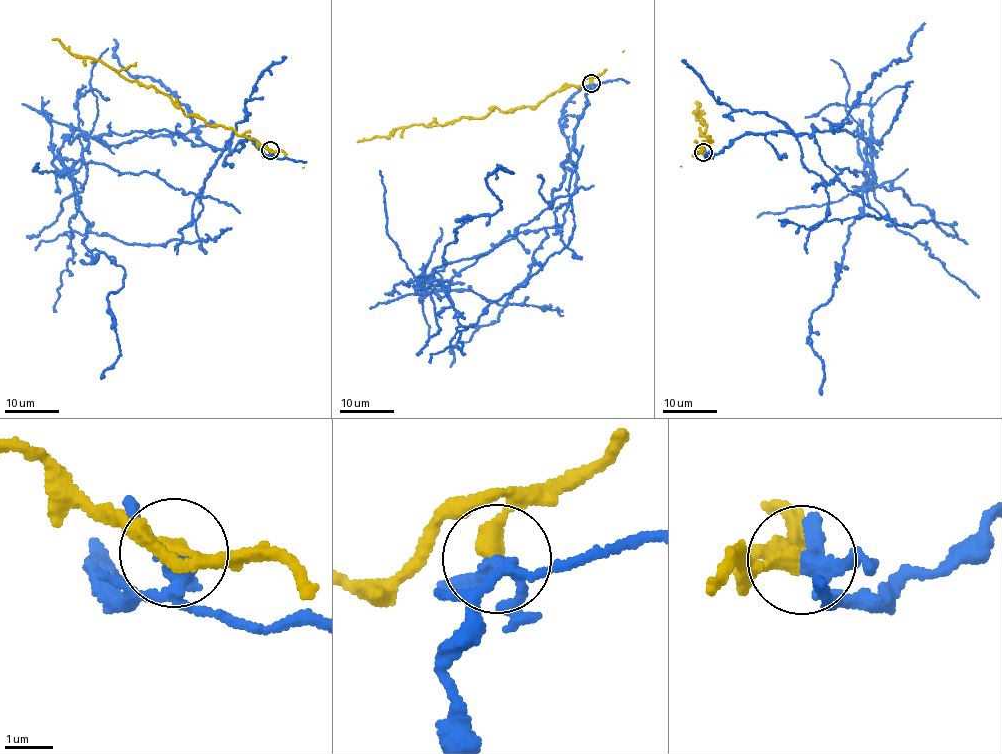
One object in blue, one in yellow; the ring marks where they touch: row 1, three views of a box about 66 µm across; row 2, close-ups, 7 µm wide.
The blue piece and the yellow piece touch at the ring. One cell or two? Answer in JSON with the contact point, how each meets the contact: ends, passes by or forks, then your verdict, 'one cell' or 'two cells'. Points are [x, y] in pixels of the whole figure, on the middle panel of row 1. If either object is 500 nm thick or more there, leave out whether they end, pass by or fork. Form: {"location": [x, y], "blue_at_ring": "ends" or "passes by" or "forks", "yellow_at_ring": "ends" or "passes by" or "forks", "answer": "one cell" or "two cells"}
{"location": [591, 83], "blue_at_ring": "forks", "yellow_at_ring": "ends", "answer": "two cells"}

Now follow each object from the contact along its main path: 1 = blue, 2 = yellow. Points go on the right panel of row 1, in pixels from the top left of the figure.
1: (703, 152), (834, 125), (870, 148), (870, 187), (845, 168), (823, 182), (790, 128), (718, 102), (681, 59)
2: (703, 152), (697, 153), (698, 148), (710, 141), (701, 135), (706, 125), (694, 113), (700, 111), (697, 103)

